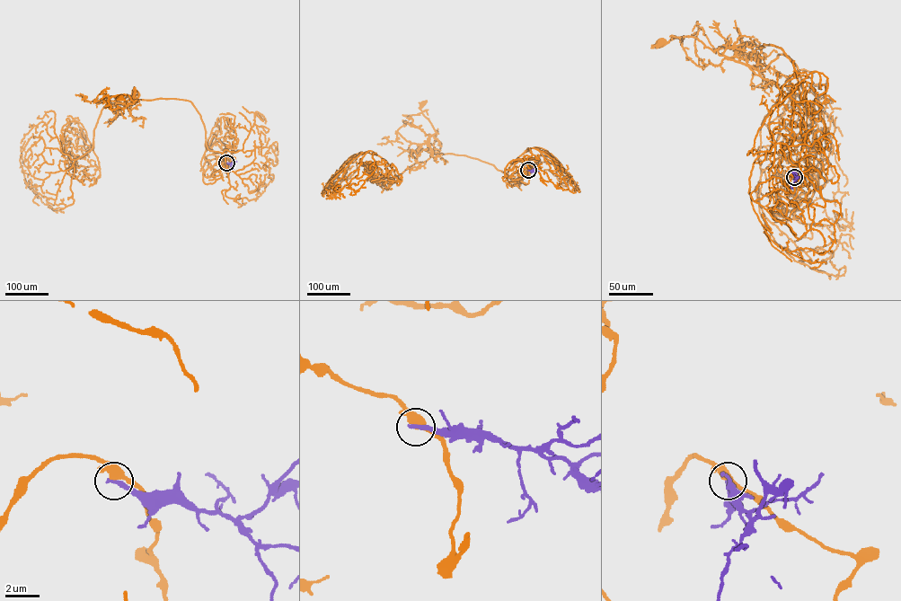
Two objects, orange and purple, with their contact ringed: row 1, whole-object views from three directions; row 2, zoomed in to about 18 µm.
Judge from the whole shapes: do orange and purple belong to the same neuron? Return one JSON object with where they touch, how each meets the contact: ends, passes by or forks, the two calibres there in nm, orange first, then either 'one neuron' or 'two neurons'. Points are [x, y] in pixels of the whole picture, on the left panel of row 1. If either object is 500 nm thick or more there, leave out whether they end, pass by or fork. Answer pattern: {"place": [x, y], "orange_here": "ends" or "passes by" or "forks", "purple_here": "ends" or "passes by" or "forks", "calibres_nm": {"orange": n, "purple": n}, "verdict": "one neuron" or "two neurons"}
{"place": [226, 163], "orange_here": "passes by", "purple_here": "ends", "calibres_nm": {"orange": 420, "purple": 280}, "verdict": "two neurons"}

